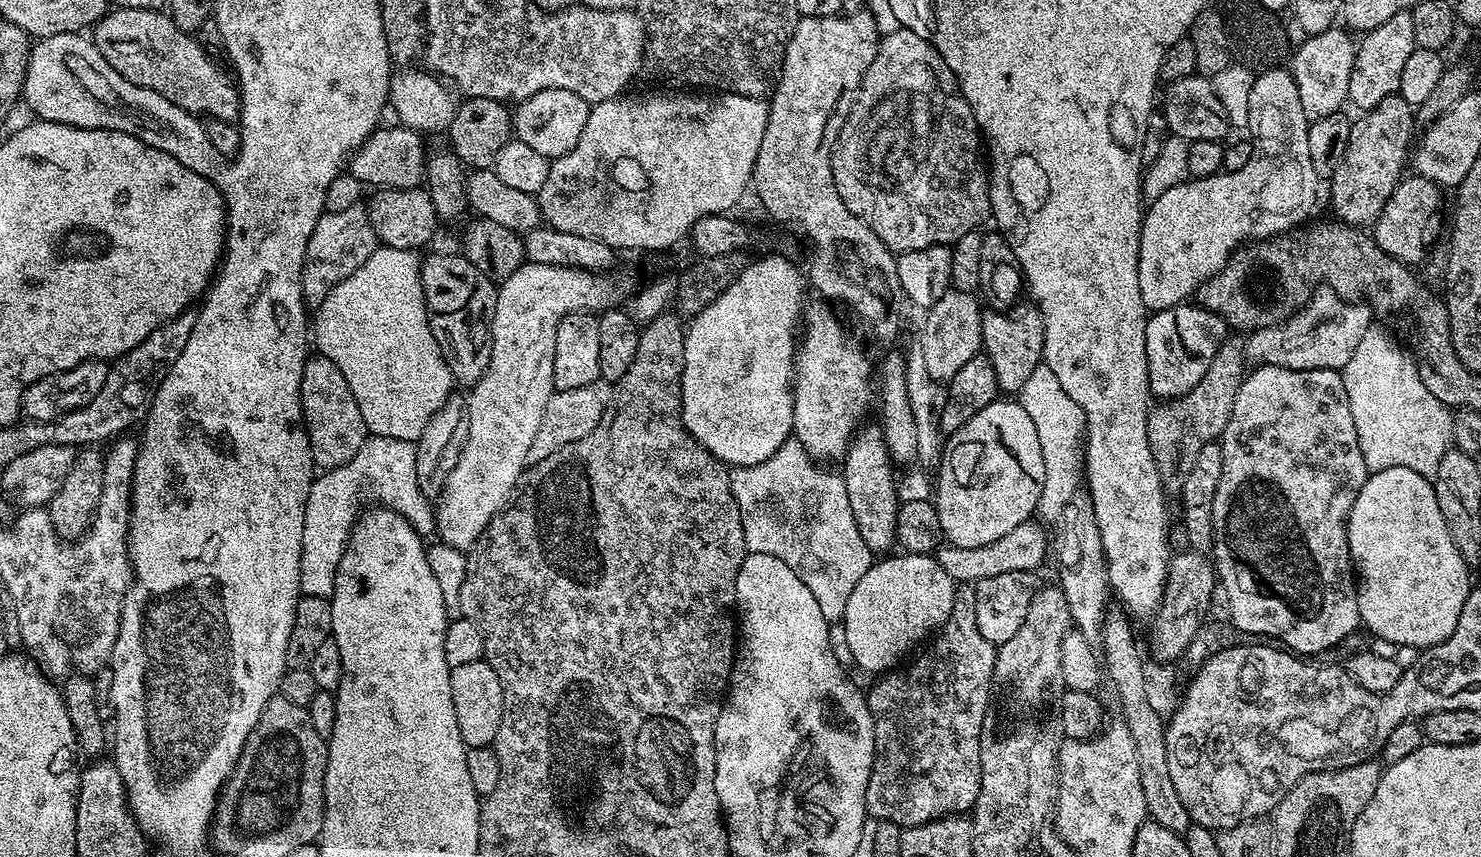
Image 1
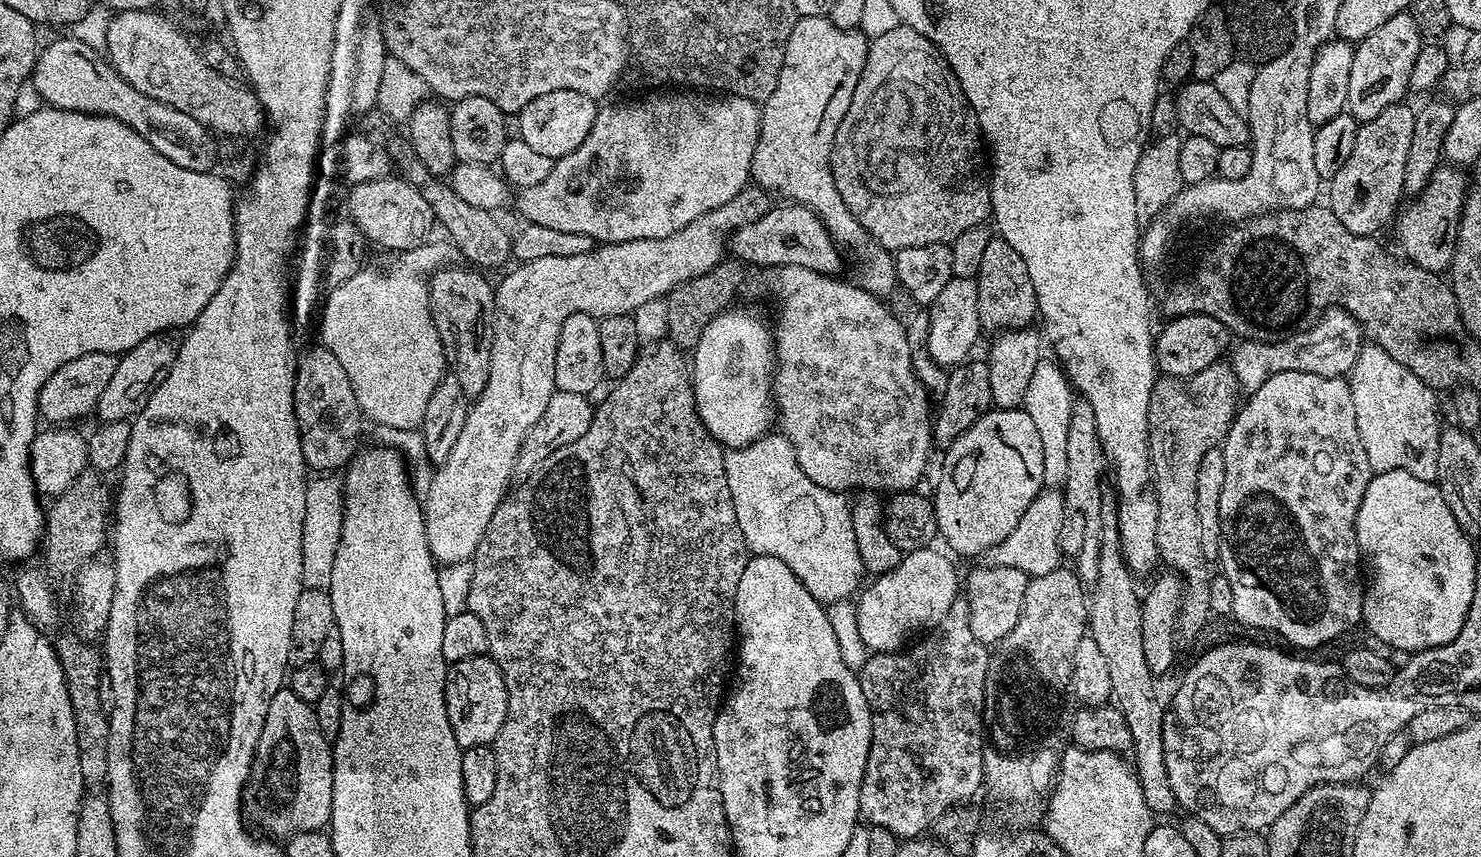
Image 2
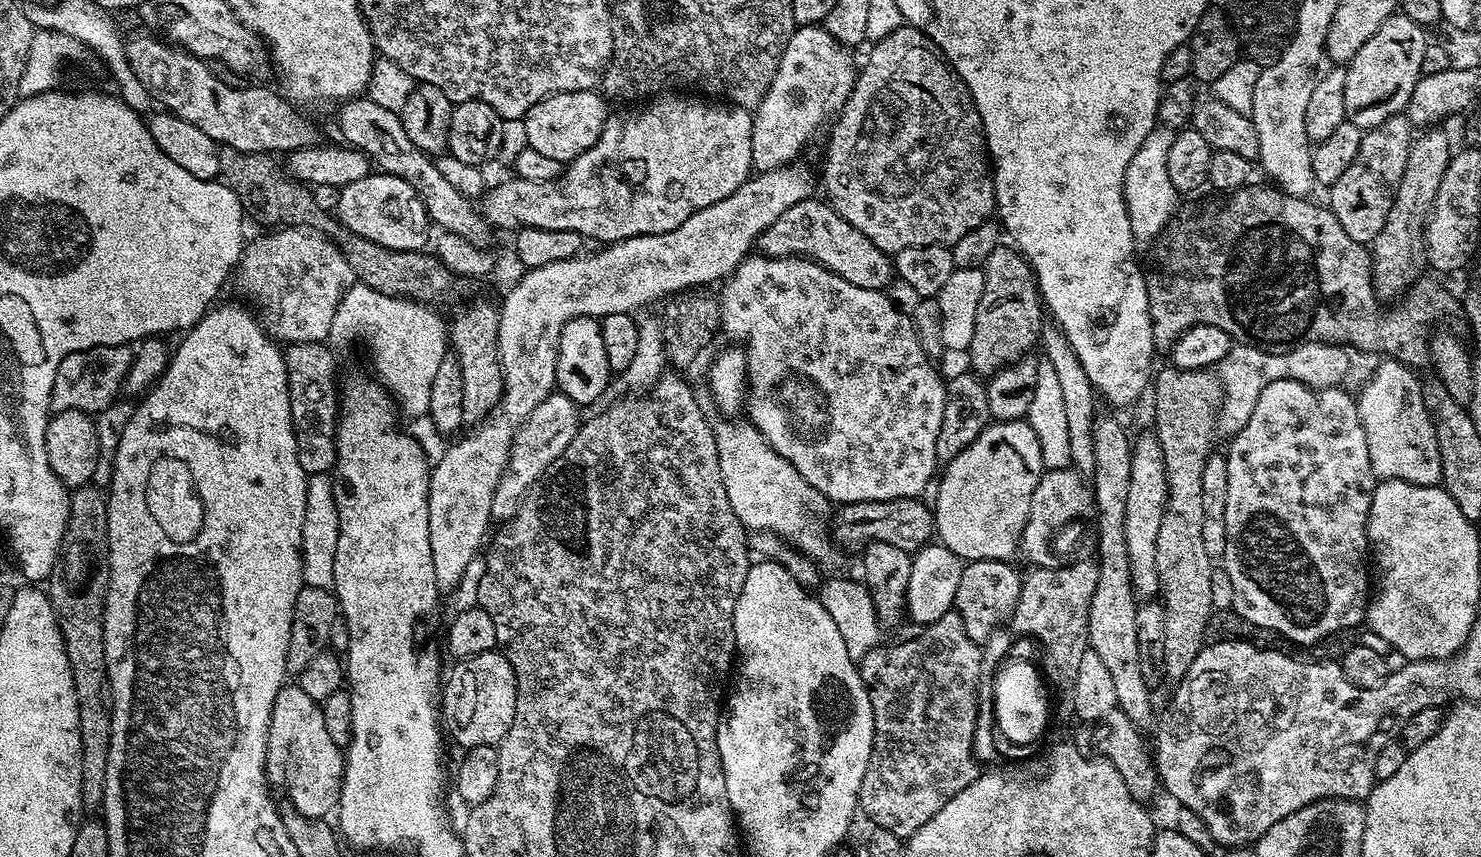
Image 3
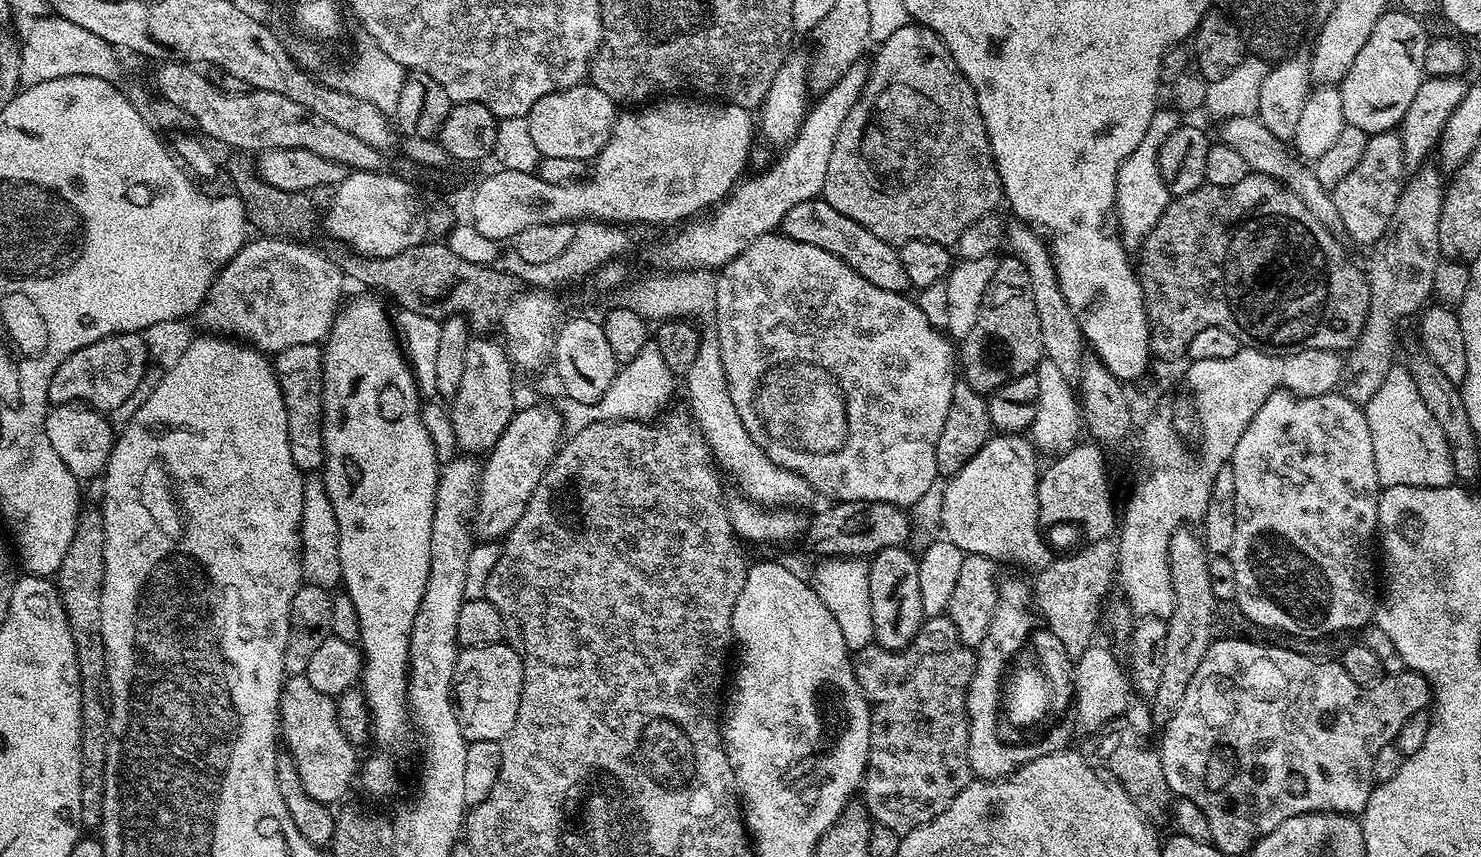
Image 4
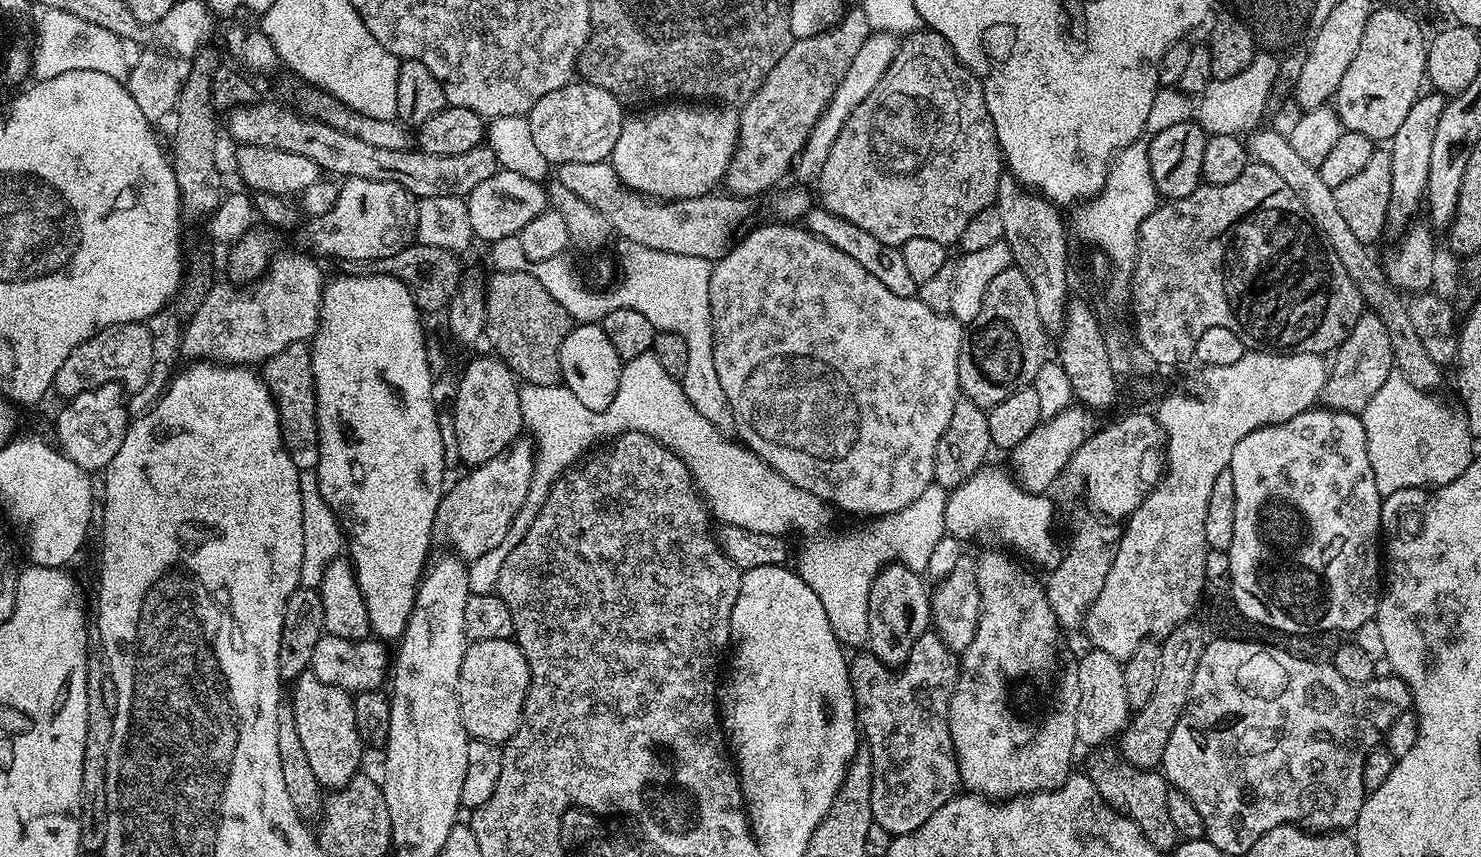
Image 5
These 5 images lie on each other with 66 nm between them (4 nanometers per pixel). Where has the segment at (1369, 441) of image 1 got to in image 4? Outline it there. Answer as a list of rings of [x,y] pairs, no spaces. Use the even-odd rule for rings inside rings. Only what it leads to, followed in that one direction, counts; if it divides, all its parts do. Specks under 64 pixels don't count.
[[[1393,366],[1386,374],[1378,394],[1364,408],[1370,426],[1370,442],[1374,442],[1374,466],[1378,466],[1381,489],[1394,486],[1415,488],[1450,488],[1456,480],[1452,451],[1442,426],[1426,410],[1407,367]]]

